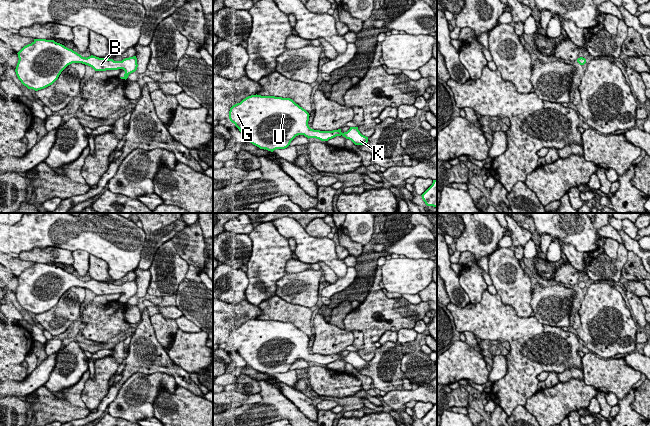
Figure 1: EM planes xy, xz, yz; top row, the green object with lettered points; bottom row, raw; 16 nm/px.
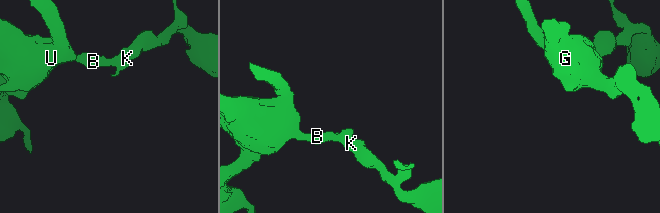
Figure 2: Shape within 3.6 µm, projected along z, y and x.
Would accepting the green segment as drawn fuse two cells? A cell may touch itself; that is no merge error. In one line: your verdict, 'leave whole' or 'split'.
leave whole

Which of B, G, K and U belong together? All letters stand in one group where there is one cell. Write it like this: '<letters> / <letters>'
B G K U

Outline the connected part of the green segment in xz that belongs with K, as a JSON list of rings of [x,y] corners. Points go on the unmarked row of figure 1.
[[[251,319],[240,327],[233,329],[229,335],[229,343],[239,355],[246,361],[247,365],[260,373],[273,376],[276,373],[287,372],[291,365],[298,359],[309,362],[316,362],[321,365],[328,365],[336,360],[343,360],[351,364],[355,369],[363,369],[368,366],[368,361],[362,359],[358,351],[350,351],[347,356],[342,357],[341,353],[333,355],[320,355],[311,353],[308,349],[309,337],[296,328],[290,322],[275,320]]]

